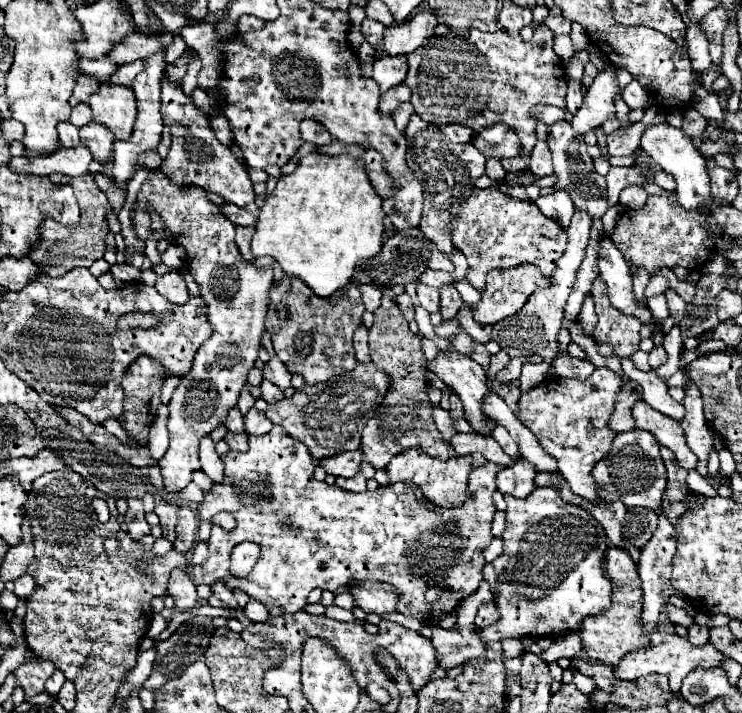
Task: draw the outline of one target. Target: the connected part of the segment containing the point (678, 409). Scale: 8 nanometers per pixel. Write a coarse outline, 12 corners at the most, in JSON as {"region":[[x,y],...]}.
{"region":[[622,360],[622,370],[644,390],[644,398],[660,414],[682,422],[684,406],[670,398],[656,370],[642,372]]}

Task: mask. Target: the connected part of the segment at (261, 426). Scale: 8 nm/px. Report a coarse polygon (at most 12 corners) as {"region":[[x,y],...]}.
{"region":[[252,408],[244,416],[246,434],[262,436],[274,424]]}

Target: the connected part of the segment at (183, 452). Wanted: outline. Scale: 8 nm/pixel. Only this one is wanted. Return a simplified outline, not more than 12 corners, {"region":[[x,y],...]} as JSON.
{"region":[[142,184],[208,306],[214,334],[168,402],[166,492],[200,470],[254,368],[274,282],[198,186]]}

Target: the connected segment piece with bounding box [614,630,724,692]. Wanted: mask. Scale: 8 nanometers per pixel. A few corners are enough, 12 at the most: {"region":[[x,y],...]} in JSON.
{"region":[[652,632],[646,650],[628,652],[618,680],[668,674],[680,692],[696,668],[720,668],[724,654],[668,632]]}

